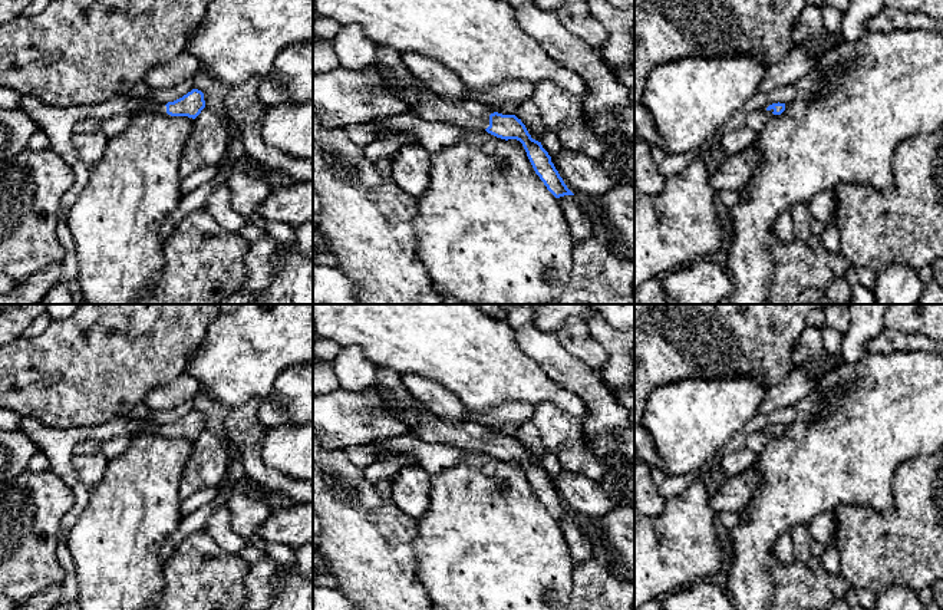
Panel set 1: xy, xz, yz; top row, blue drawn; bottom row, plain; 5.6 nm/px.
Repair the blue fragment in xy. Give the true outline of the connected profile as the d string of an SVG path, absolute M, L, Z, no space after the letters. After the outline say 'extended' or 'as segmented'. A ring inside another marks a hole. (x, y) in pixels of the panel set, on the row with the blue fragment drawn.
M192 89L182 98L168 102L166 105L158 103L152 98L142 98L142 105L136 109L136 112L166 112L171 116L188 116L195 119L204 108L204 93L198 89Z; extended

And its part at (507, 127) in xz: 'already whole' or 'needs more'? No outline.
needs more

